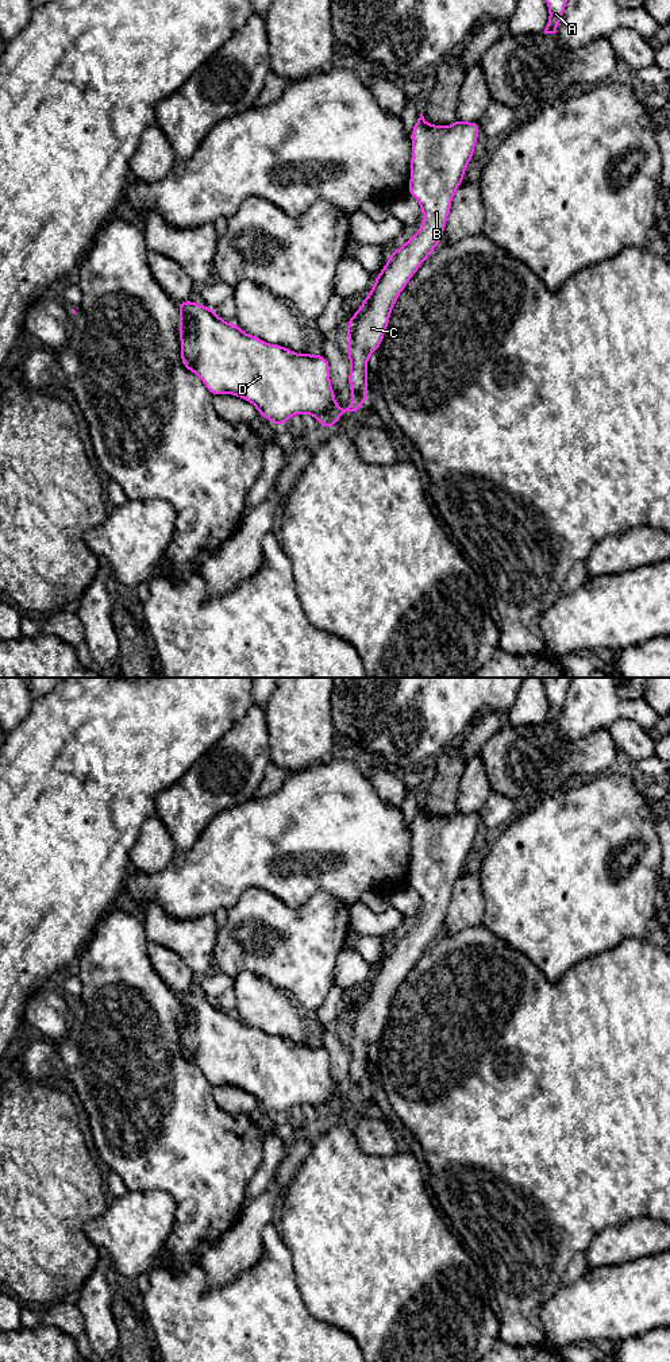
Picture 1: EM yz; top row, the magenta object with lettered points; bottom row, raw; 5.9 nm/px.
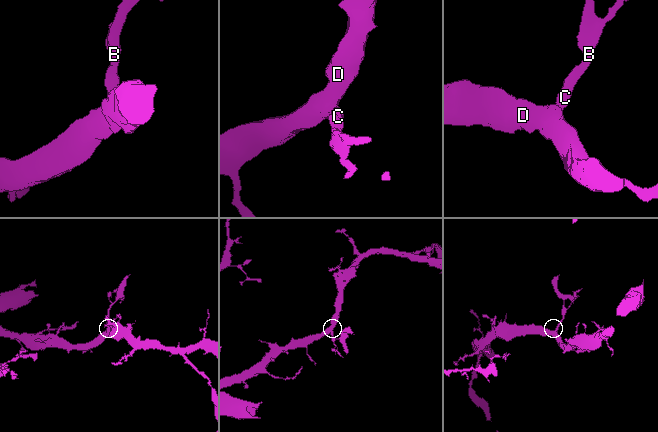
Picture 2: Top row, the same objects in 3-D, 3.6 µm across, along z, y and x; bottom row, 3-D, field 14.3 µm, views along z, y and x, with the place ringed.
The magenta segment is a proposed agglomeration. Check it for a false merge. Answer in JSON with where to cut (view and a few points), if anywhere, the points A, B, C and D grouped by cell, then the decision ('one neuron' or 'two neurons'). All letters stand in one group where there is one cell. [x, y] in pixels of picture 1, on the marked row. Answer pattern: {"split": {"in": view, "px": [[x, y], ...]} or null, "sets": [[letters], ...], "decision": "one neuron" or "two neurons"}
{"split": null, "sets": [["A", "B", "C", "D"]], "decision": "one neuron"}

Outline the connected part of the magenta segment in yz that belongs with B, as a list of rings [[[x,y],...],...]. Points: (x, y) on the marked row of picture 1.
[[[420,113],[413,130],[411,132],[412,157],[411,157],[411,181],[407,192],[412,194],[421,207],[423,221],[416,235],[408,239],[397,251],[392,251],[386,265],[376,277],[373,290],[366,294],[363,304],[353,315],[347,323],[349,336],[349,359],[350,374],[349,386],[353,394],[351,404],[346,409],[340,409],[335,401],[335,393],[330,379],[330,364],[324,355],[296,354],[292,350],[265,343],[262,339],[243,332],[236,324],[226,323],[219,317],[213,309],[195,304],[190,300],[182,301],[178,305],[178,336],[181,339],[181,360],[185,369],[196,373],[203,381],[211,396],[232,394],[251,402],[258,413],[274,425],[284,425],[289,418],[299,413],[312,414],[323,428],[334,428],[338,418],[346,413],[354,413],[366,402],[367,396],[367,360],[373,351],[378,351],[385,331],[389,324],[392,309],[400,293],[405,289],[408,281],[415,275],[420,265],[430,256],[435,247],[440,243],[444,234],[446,220],[451,209],[451,201],[458,186],[465,181],[463,174],[469,161],[474,157],[474,147],[480,134],[480,121],[461,121],[457,120],[450,127],[428,124]]]

